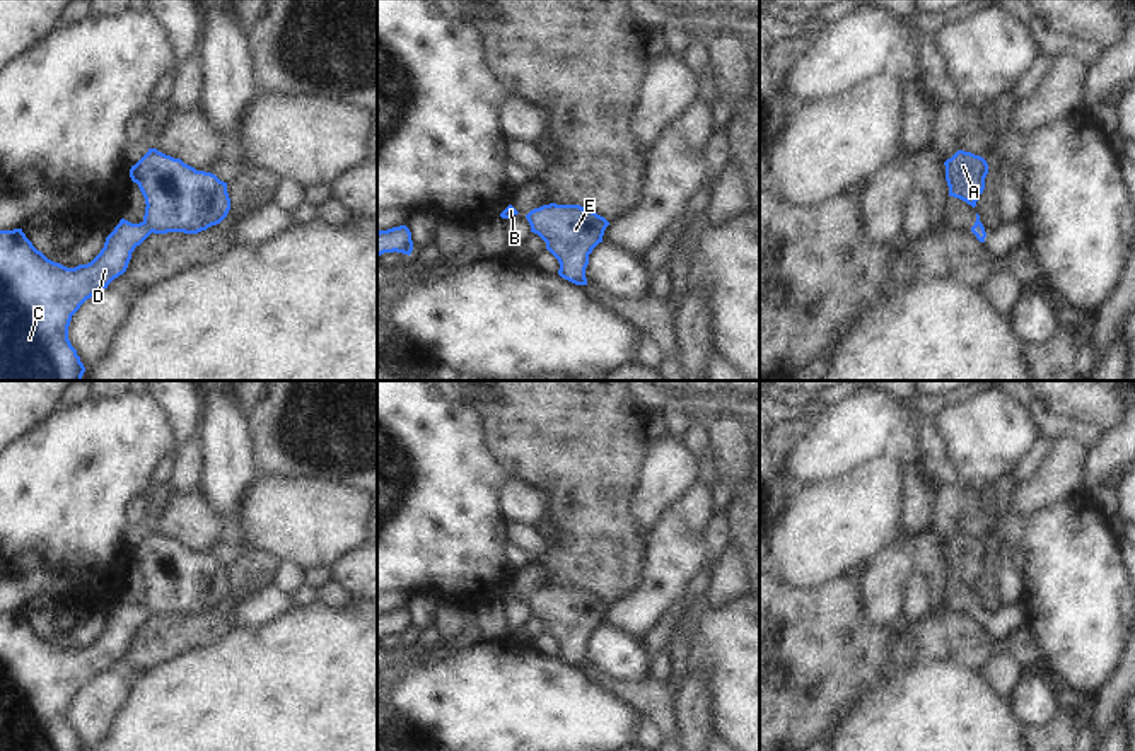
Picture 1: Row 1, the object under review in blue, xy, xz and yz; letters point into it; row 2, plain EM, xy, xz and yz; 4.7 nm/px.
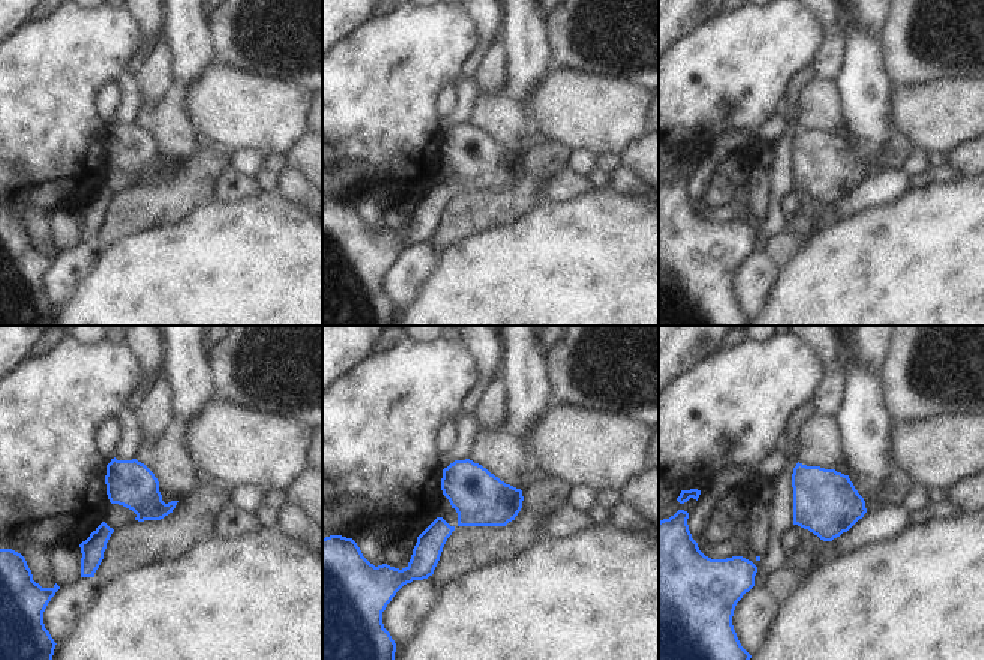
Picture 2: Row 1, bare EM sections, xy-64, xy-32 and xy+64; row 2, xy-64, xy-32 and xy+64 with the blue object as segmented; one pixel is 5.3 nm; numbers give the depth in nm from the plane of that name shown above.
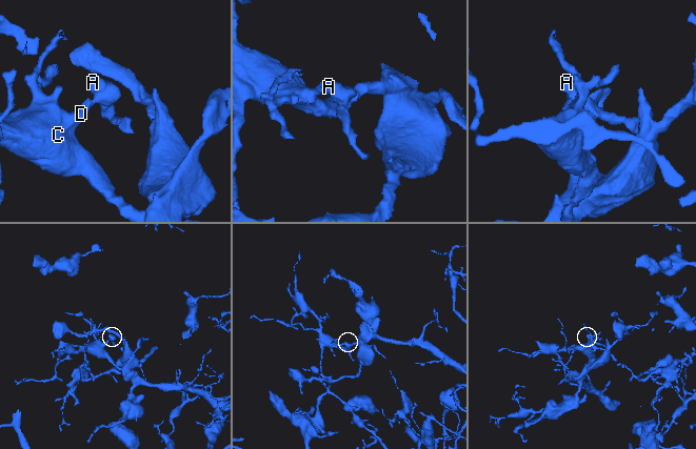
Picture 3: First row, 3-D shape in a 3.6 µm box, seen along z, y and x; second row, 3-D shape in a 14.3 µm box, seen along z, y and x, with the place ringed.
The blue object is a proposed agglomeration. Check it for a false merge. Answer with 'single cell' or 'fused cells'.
fused cells

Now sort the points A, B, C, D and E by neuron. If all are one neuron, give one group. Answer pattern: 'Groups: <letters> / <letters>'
Groups: A E / B C D

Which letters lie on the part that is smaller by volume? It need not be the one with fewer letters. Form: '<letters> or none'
A, E

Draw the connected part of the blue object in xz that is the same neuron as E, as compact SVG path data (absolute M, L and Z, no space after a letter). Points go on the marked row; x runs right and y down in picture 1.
M556 203L531 210L526 218L531 225L531 232L538 234L546 242L546 249L558 259L558 275L575 285L587 285L585 268L589 265L589 254L599 242L602 242L609 222L580 205Z

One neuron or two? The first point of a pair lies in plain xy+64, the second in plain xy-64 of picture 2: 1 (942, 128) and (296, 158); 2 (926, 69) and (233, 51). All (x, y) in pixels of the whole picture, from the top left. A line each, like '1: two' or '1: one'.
1: two
2: one

